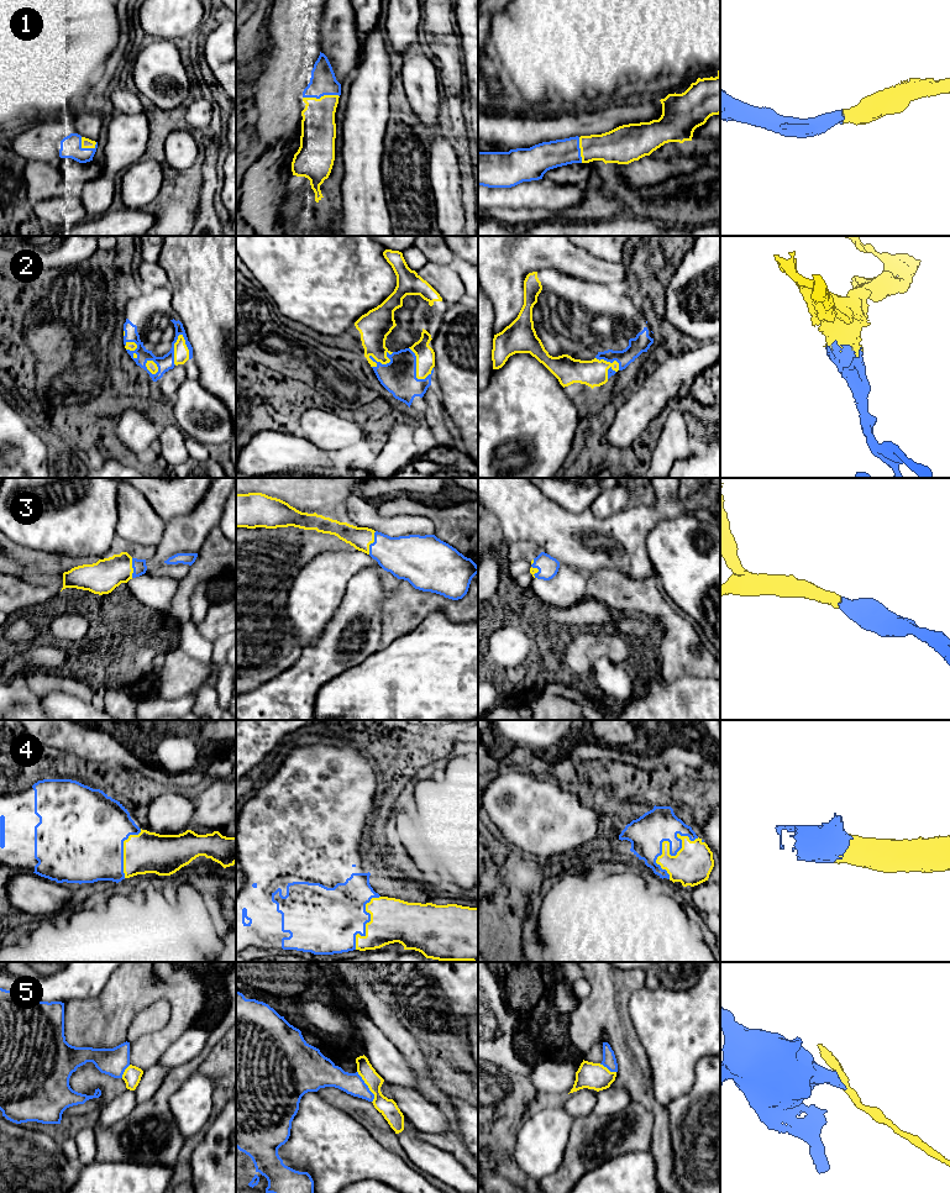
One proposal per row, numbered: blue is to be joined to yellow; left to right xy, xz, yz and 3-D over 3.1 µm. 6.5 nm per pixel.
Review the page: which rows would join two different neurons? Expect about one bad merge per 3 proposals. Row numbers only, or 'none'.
5

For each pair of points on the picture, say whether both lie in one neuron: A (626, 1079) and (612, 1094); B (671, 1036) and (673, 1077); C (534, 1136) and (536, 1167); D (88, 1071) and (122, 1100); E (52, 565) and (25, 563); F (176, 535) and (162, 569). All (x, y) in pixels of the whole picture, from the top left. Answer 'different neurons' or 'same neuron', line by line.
A: different neurons
B: same neuron
C: same neuron
D: different neurons
E: same neuron
F: same neuron

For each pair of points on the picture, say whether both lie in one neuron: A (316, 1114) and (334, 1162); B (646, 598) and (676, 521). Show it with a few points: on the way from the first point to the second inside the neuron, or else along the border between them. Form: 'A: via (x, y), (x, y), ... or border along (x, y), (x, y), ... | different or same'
A: via (319, 1126), (323, 1138), (334, 1150) | same
B: border along (655, 576), (664, 592) | different

